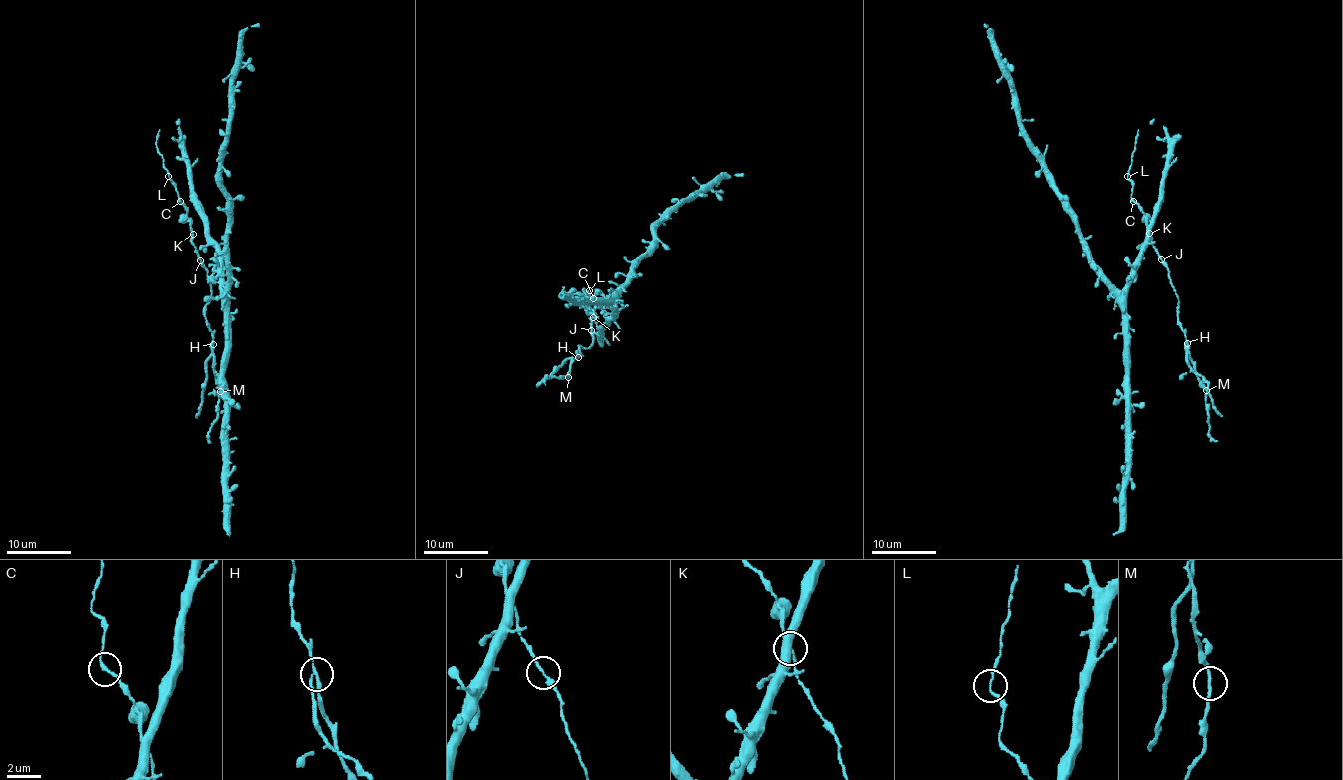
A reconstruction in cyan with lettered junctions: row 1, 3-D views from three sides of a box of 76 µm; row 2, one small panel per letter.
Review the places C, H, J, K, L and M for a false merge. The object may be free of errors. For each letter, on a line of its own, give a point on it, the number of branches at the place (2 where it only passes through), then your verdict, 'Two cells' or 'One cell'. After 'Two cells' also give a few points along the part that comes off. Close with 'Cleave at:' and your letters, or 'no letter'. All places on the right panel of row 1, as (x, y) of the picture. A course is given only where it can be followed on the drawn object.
C: Place: (1133, 201). Branches: 2. One cell
H: Place: (1187, 343). Branches: 2. Two cells. Course of the part to remove: (1188, 343), (1189, 358), (1200, 385), (1207, 392), (1213, 408), (1222, 416)
J: Place: (1161, 259). Branches: 2. One cell
K: Place: (1149, 233). Branches: 2. One cell
L: Place: (1127, 176). Branches: 2. One cell
M: Place: (1206, 390). Branches: 2. One cell
Cleave at: H

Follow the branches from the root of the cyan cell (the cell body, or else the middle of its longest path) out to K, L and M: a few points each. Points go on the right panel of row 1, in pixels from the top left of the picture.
K: (1120, 291), (1149, 233)
L: (1120, 291), (1146, 235), (1151, 233), (1144, 212), (1131, 198), (1132, 183), (1127, 177)
M: (1120, 291), (1151, 233), (1179, 299), (1188, 364), (1203, 377), (1206, 390)

